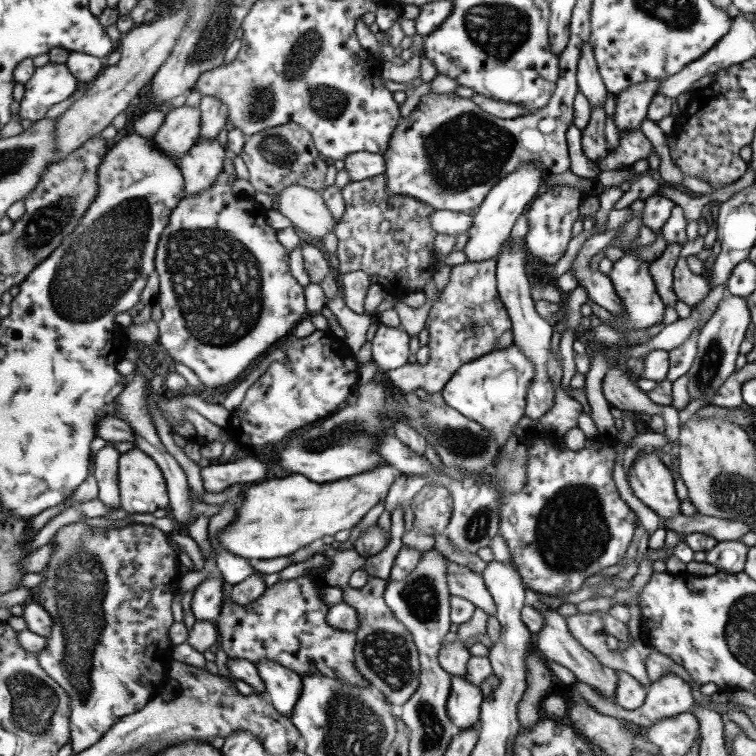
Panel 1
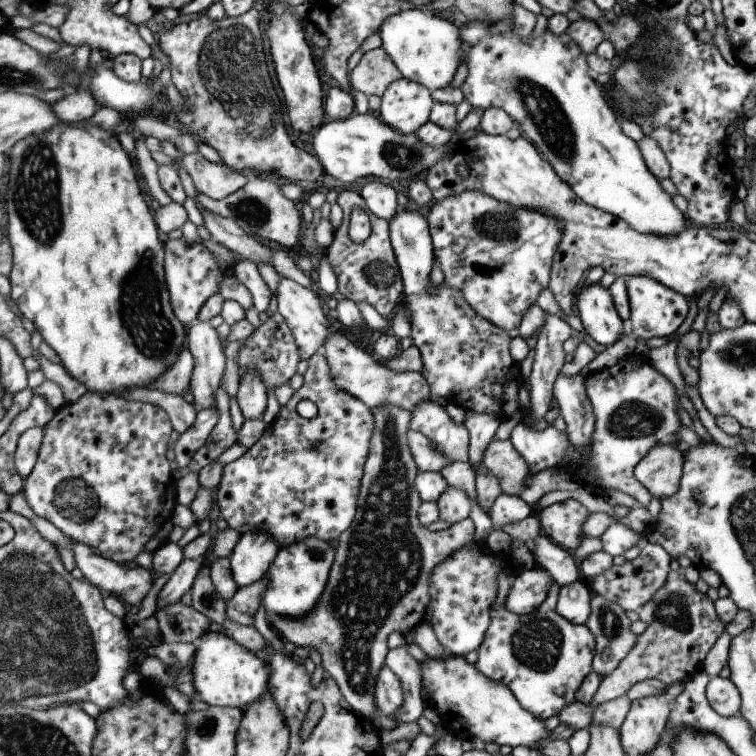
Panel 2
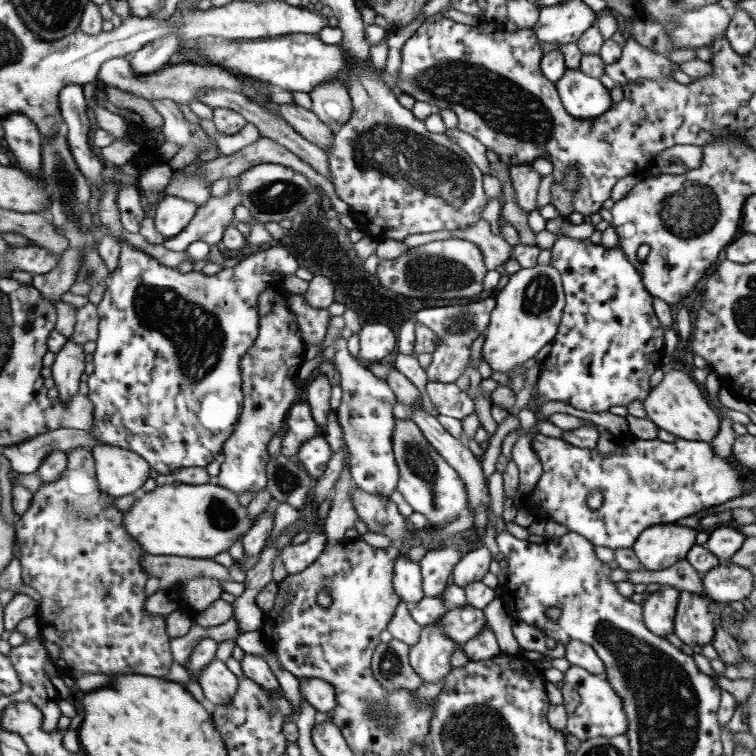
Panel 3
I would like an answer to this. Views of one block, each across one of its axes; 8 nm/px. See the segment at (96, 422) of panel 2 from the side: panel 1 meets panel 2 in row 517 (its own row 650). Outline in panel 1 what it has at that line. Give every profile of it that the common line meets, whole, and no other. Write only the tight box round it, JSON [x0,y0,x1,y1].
[37,514,181,752]

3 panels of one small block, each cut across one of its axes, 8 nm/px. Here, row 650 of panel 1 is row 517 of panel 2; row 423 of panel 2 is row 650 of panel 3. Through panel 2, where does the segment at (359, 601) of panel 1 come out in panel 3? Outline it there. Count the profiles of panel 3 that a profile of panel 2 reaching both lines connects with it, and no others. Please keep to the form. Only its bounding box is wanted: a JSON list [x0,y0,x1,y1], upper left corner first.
[371,640,423,694]

